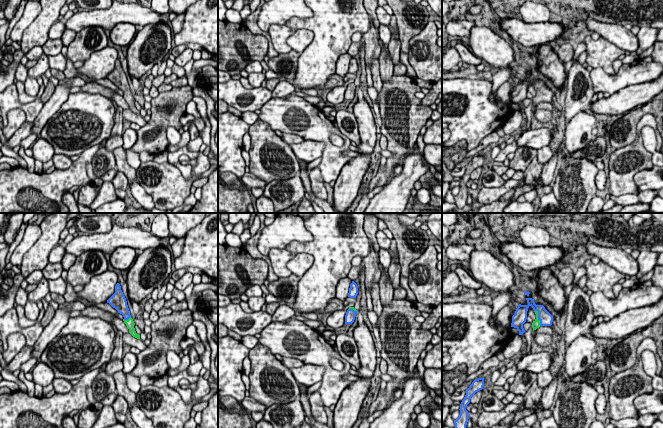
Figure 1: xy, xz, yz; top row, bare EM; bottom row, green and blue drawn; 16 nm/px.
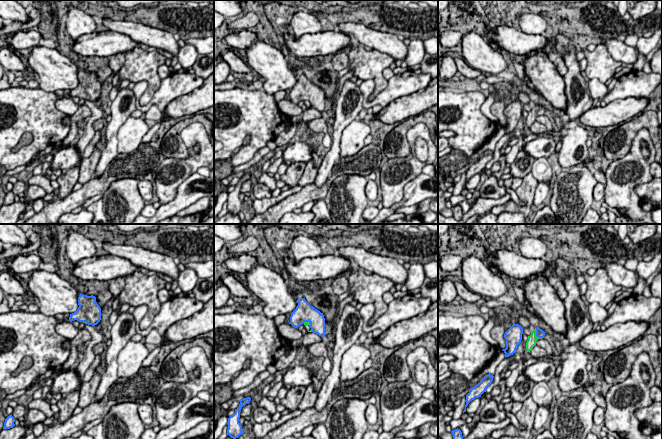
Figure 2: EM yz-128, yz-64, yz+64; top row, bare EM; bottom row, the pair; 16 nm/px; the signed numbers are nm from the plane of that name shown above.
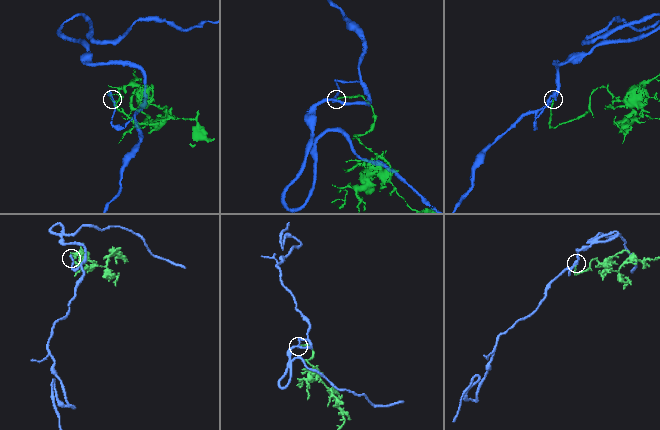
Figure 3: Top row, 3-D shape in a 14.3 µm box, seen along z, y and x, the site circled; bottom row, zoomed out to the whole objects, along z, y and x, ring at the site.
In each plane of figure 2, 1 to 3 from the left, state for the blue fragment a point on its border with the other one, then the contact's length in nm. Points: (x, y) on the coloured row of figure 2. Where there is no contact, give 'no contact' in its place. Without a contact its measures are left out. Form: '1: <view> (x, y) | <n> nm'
1: yz-128 (84, 322) | 70 nm
2: yz-64 (307, 322) | 140 nm
3: yz+64 (535, 333) | 190 nm

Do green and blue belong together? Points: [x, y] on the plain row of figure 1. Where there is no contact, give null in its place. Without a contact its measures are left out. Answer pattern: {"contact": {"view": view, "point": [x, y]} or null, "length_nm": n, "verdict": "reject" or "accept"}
{"contact": {"view": "yz", "point": [537, 93]}, "length_nm": 280, "verdict": "accept"}

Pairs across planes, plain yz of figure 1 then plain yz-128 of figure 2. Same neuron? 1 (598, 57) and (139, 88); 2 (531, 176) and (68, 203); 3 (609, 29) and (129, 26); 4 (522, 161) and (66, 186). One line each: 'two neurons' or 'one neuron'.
1: two neurons
2: two neurons
3: one neuron
4: one neuron

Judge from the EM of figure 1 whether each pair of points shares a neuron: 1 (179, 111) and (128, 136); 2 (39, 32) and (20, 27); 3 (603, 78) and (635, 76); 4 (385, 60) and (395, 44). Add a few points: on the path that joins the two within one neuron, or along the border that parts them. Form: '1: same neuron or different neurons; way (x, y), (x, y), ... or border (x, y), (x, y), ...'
1: different neurons; border (137, 131), (137, 140), (130, 148)
2: different neurons; border (41, 10), (24, 31), (20, 40)
3: same neuron; way (611, 80), (621, 80), (627, 76)
4: same neuron; way (389, 56), (394, 48)

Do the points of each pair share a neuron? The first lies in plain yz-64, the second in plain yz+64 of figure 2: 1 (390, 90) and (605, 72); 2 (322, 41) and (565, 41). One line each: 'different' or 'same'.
1: different
2: different

